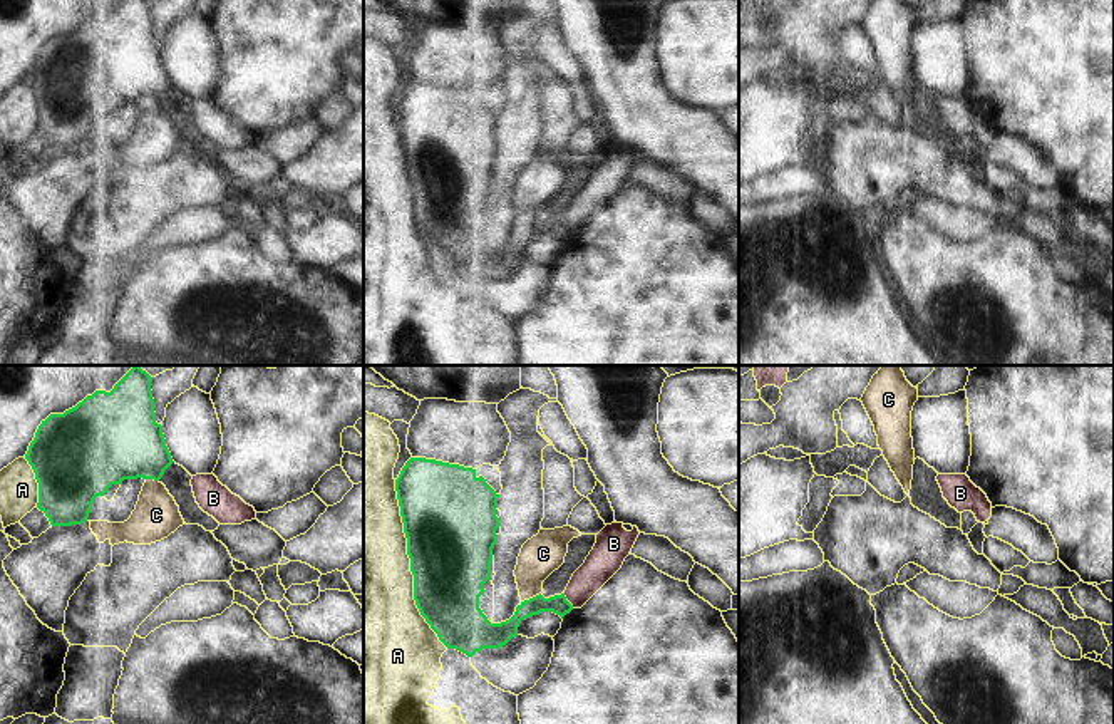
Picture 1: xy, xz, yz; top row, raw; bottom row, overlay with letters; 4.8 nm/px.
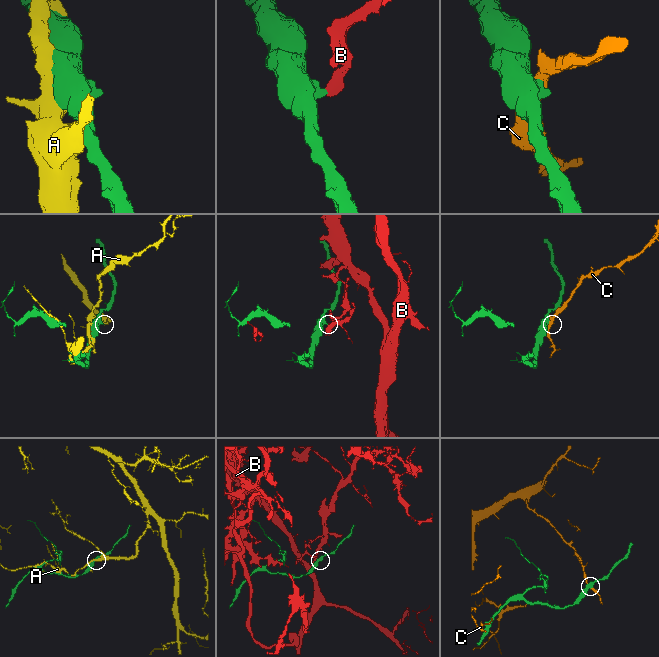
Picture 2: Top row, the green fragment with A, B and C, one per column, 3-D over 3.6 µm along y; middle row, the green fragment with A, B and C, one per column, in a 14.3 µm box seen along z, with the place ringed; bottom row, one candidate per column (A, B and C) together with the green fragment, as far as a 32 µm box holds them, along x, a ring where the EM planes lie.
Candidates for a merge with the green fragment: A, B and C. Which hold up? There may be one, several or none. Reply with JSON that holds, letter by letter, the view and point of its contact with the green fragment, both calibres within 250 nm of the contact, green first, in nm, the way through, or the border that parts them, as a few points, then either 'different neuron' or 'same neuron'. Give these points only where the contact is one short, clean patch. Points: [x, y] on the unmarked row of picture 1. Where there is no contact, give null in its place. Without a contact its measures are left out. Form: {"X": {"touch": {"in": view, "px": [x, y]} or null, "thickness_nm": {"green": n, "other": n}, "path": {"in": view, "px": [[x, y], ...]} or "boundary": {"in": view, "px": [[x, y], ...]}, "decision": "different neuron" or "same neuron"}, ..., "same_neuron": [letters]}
{"A": {"touch": {"in": "xz", "px": [411, 188]}, "thickness_nm": {"green": 440, "other": 480}, "decision": "different neuron"}, "B": {"touch": {"in": "xz", "px": [567, 225]}, "thickness_nm": {"green": 90, "other": 160}, "boundary": {"in": "xz", "px": [[563, 218], [573, 232]]}, "decision": "different neuron"}, "C": {"touch": {"in": "xz", "px": [530, 223]}, "thickness_nm": {"green": 130, "other": 190}, "decision": "different neuron"}, "same_neuron": []}

